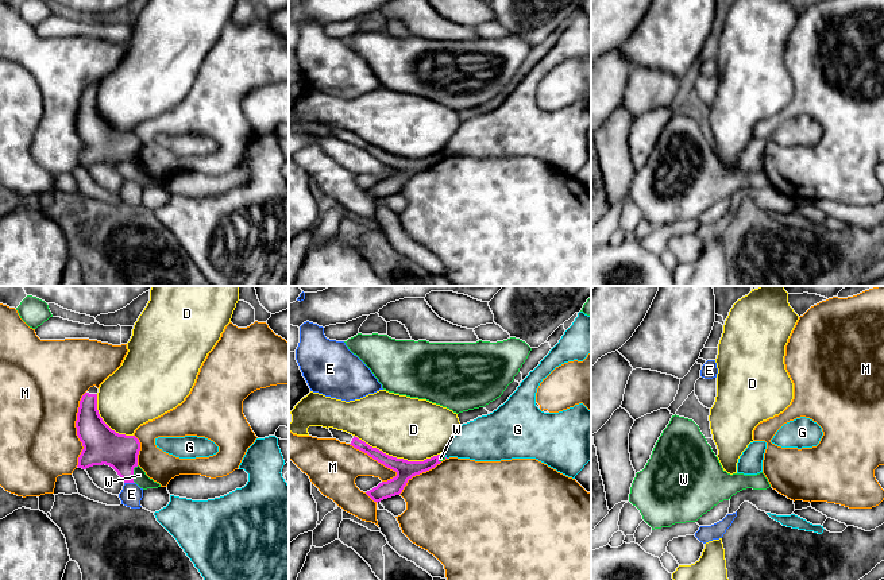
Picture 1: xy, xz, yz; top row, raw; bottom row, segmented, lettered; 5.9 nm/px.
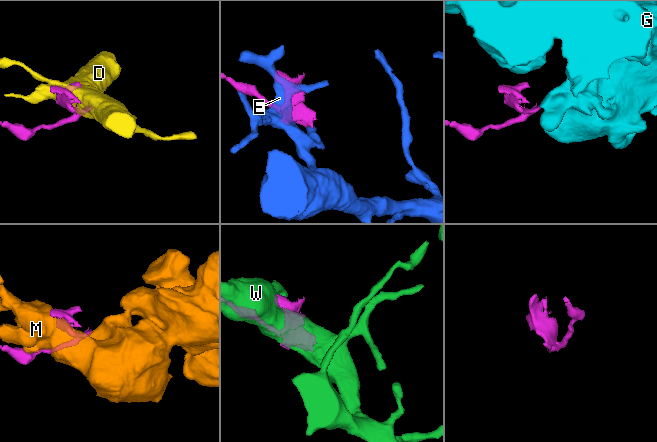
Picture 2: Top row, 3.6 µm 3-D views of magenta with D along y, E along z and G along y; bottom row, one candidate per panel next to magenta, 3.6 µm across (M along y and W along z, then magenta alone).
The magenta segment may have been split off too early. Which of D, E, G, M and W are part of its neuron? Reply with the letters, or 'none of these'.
none of these

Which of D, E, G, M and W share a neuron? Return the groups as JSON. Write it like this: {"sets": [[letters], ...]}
{"sets": [["D"], ["E"], ["G"], ["M"], ["W"]]}

